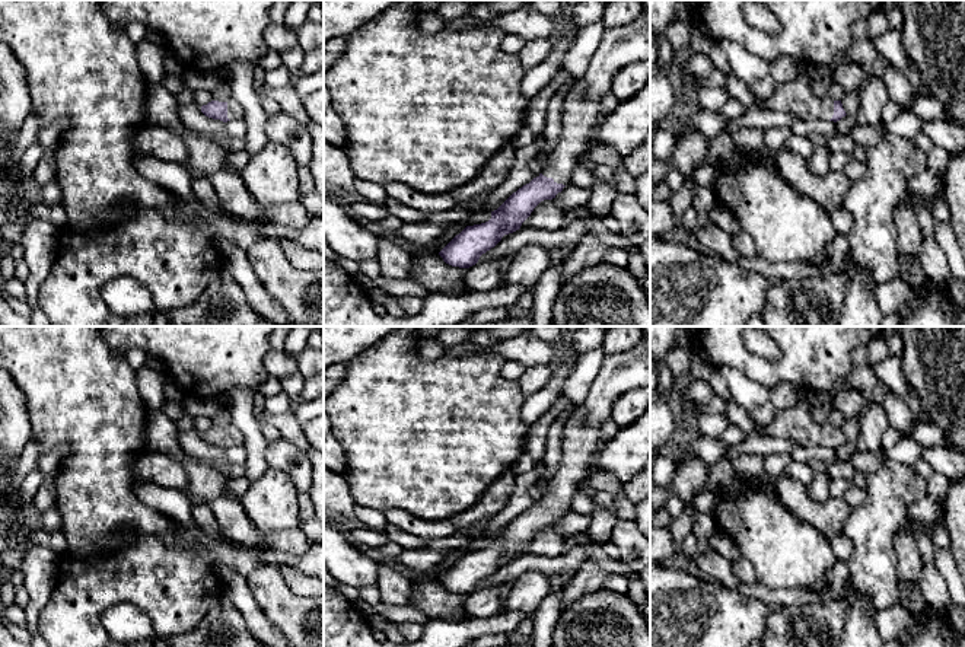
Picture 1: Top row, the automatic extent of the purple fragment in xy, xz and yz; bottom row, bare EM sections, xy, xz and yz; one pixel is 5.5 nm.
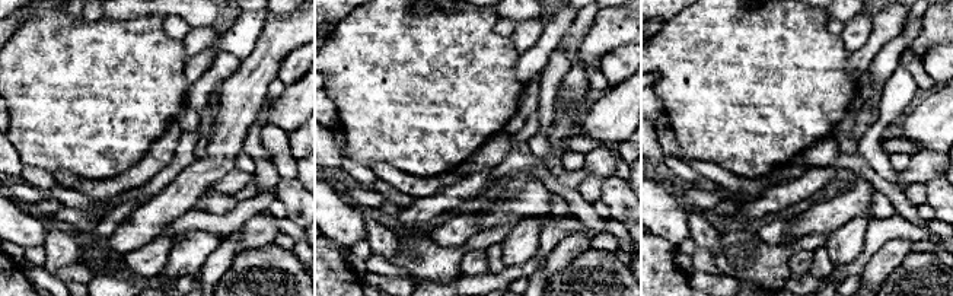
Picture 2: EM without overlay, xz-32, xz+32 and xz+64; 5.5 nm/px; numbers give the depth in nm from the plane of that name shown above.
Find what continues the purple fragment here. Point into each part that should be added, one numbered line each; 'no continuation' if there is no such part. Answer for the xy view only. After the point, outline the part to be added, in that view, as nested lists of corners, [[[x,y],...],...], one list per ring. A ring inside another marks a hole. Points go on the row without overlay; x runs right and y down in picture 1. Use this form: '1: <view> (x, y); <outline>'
1: xy (235, 437); [[[229,426],[226,428],[227,428],[227,444],[229,446],[243,444],[243,434],[235,426]]]

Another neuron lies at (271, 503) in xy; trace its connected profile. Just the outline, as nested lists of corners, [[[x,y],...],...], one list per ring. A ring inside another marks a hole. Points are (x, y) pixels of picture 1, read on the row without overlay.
[[[268,466],[241,497],[241,504],[261,535],[273,535],[297,528],[299,494],[286,472]]]

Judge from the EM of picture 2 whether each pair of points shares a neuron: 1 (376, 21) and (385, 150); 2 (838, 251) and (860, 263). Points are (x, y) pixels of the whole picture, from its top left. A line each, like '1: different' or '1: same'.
1: same
2: different

